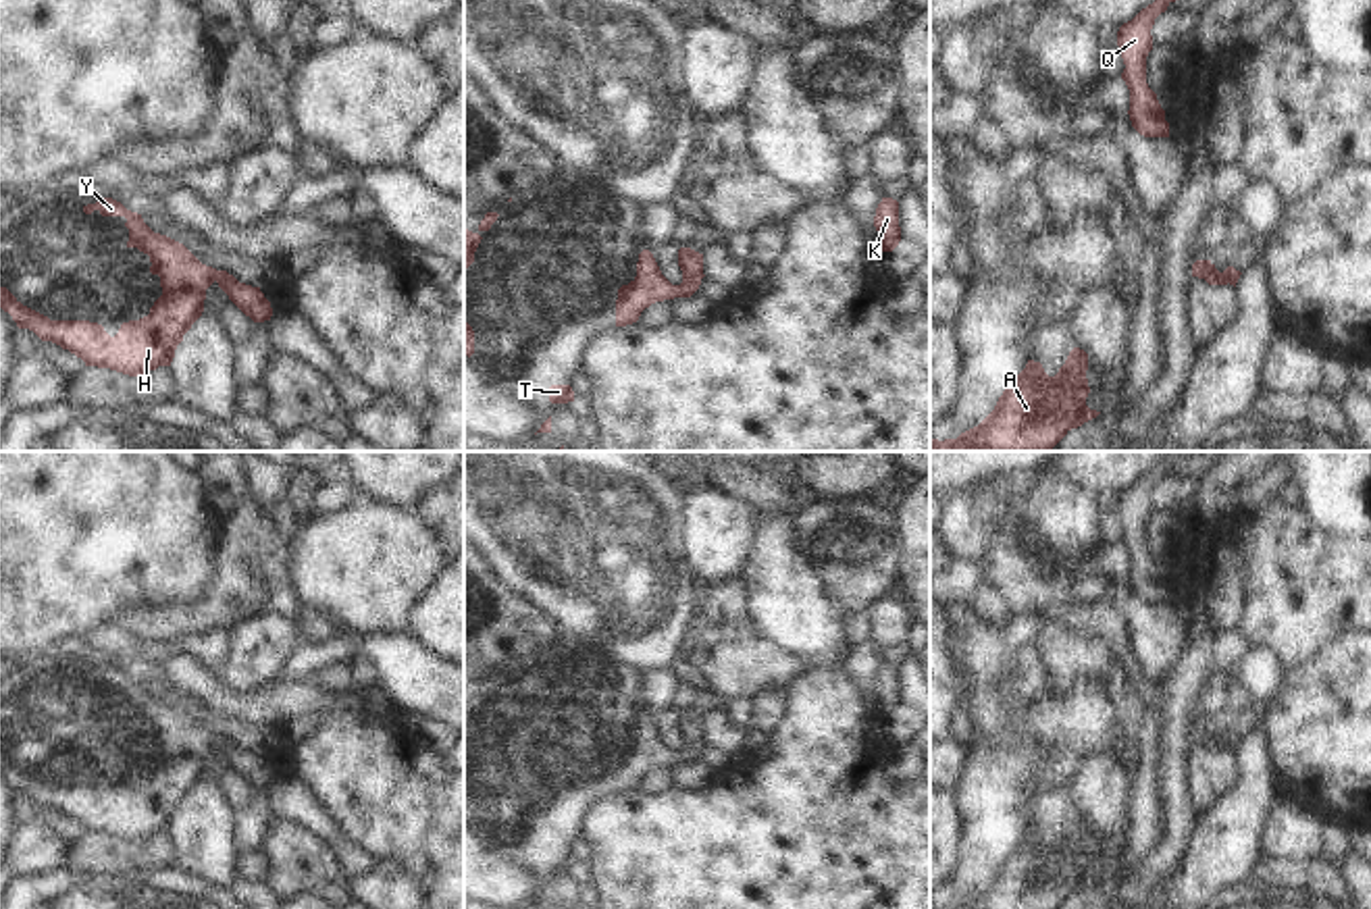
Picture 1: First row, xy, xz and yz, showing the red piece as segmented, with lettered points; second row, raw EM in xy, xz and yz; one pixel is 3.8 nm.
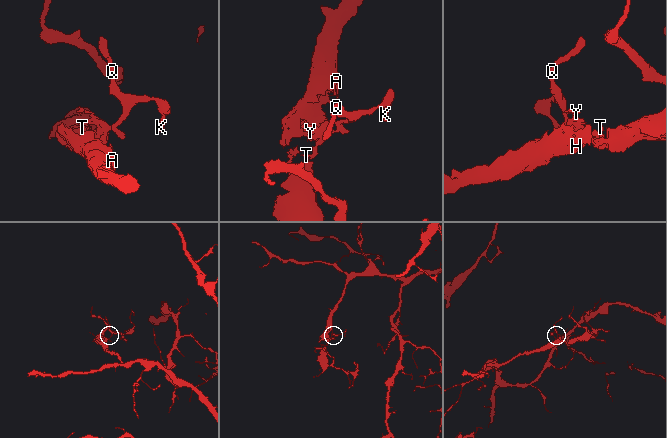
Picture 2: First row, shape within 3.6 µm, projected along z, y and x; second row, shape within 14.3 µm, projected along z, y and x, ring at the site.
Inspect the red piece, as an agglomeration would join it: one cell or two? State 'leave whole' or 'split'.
leave whole

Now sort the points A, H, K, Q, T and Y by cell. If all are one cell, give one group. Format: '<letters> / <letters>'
A H K Q T Y

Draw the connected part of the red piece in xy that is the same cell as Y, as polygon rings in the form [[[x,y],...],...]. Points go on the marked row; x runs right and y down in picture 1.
[[[98,198],[83,206],[85,214],[125,216],[127,248],[150,256],[150,272],[160,277],[162,295],[139,320],[123,322],[110,337],[102,324],[89,320],[50,320],[23,306],[6,287],[0,287],[0,308],[19,329],[33,331],[42,341],[52,341],[85,362],[129,376],[171,366],[183,335],[204,312],[206,289],[216,281],[229,300],[254,322],[270,320],[273,308],[260,287],[239,283],[227,270],[202,264],[183,243],[154,233],[141,214],[127,210],[112,198]]]

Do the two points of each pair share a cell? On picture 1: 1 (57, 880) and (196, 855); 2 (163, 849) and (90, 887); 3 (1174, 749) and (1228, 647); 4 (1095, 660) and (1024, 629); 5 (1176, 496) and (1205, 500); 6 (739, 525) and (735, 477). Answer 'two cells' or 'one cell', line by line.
1: two cells
2: two cells
3: one cell
4: two cells
5: two cells
6: two cells

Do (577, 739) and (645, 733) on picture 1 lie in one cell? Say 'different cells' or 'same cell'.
same cell

